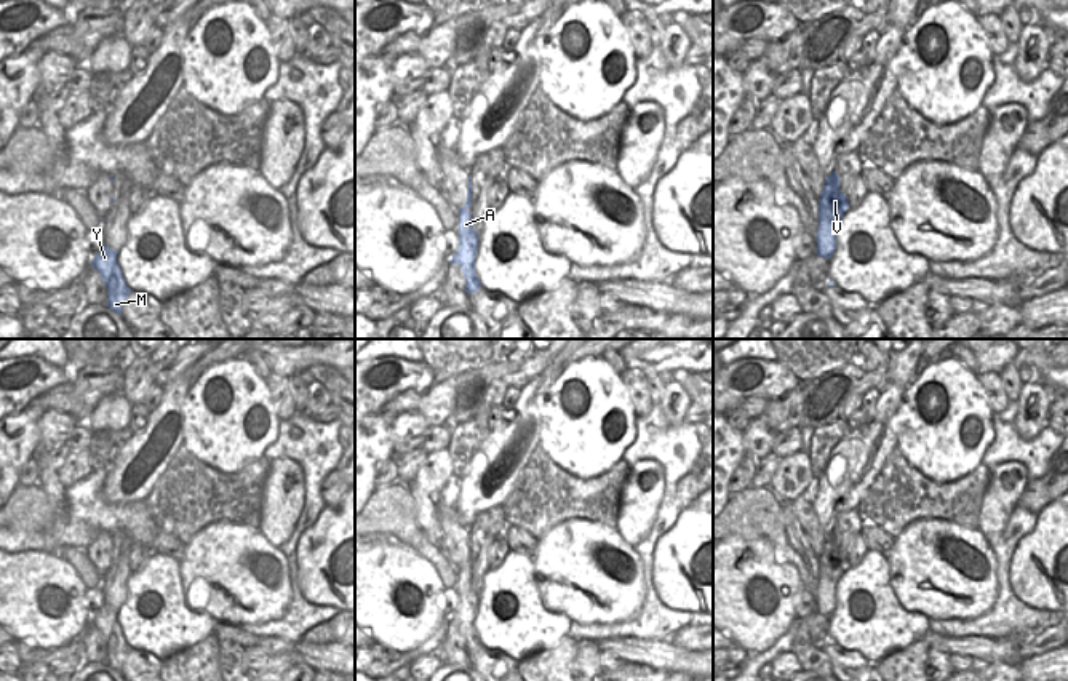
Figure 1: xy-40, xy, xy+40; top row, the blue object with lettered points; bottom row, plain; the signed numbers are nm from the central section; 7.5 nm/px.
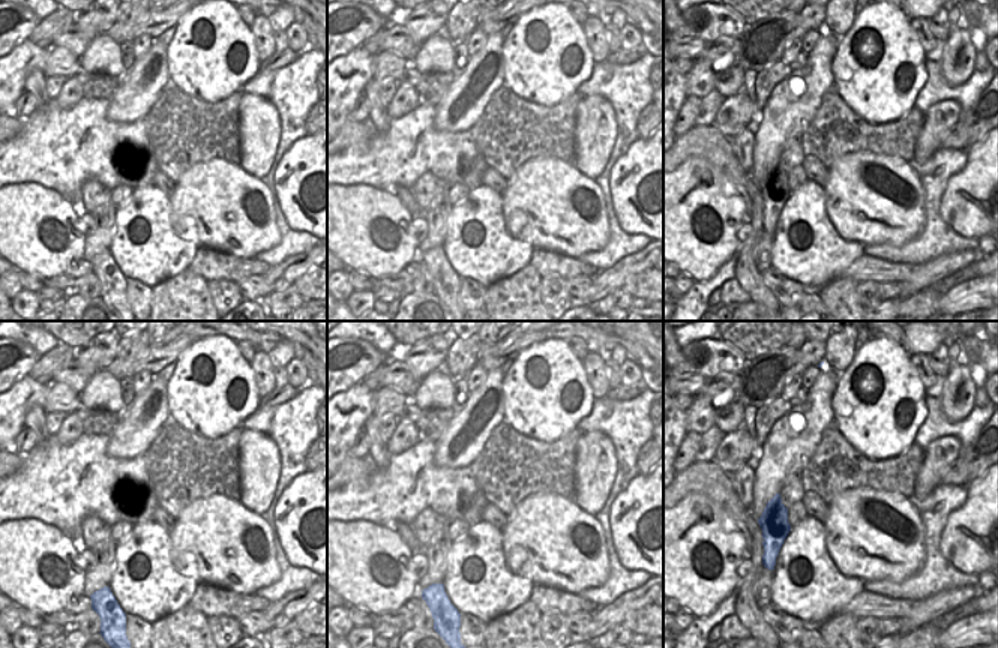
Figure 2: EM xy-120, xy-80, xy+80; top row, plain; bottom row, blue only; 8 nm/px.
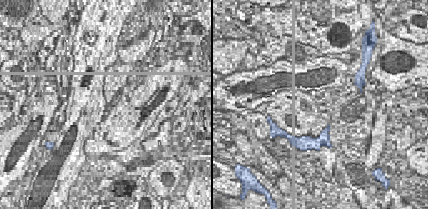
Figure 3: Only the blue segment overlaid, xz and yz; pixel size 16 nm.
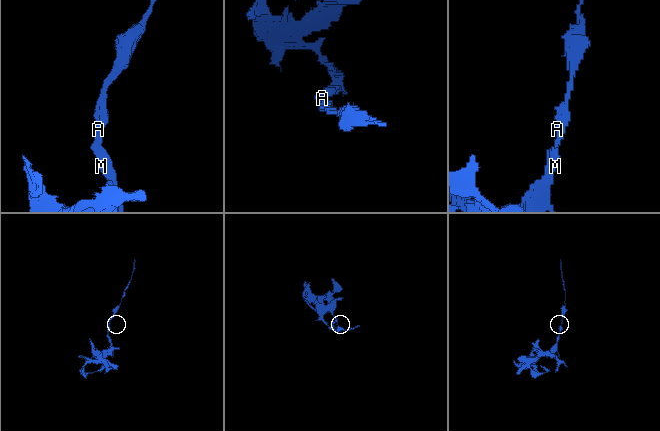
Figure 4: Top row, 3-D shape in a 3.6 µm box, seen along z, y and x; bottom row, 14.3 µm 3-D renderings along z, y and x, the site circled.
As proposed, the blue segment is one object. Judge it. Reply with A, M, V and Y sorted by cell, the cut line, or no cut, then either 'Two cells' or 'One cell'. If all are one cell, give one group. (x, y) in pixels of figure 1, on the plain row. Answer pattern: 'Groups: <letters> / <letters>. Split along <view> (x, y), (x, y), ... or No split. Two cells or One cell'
Groups: A V / M Y. Split along xy (459, 600), (466, 600), (475, 609). Two cells.

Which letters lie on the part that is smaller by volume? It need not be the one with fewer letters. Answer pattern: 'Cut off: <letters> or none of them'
Cut off: A, V.

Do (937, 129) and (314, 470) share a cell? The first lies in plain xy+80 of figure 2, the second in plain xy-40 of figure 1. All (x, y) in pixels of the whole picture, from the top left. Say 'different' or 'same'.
different

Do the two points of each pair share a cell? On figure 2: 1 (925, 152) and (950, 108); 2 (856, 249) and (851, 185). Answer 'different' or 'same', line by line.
1: same
2: different

